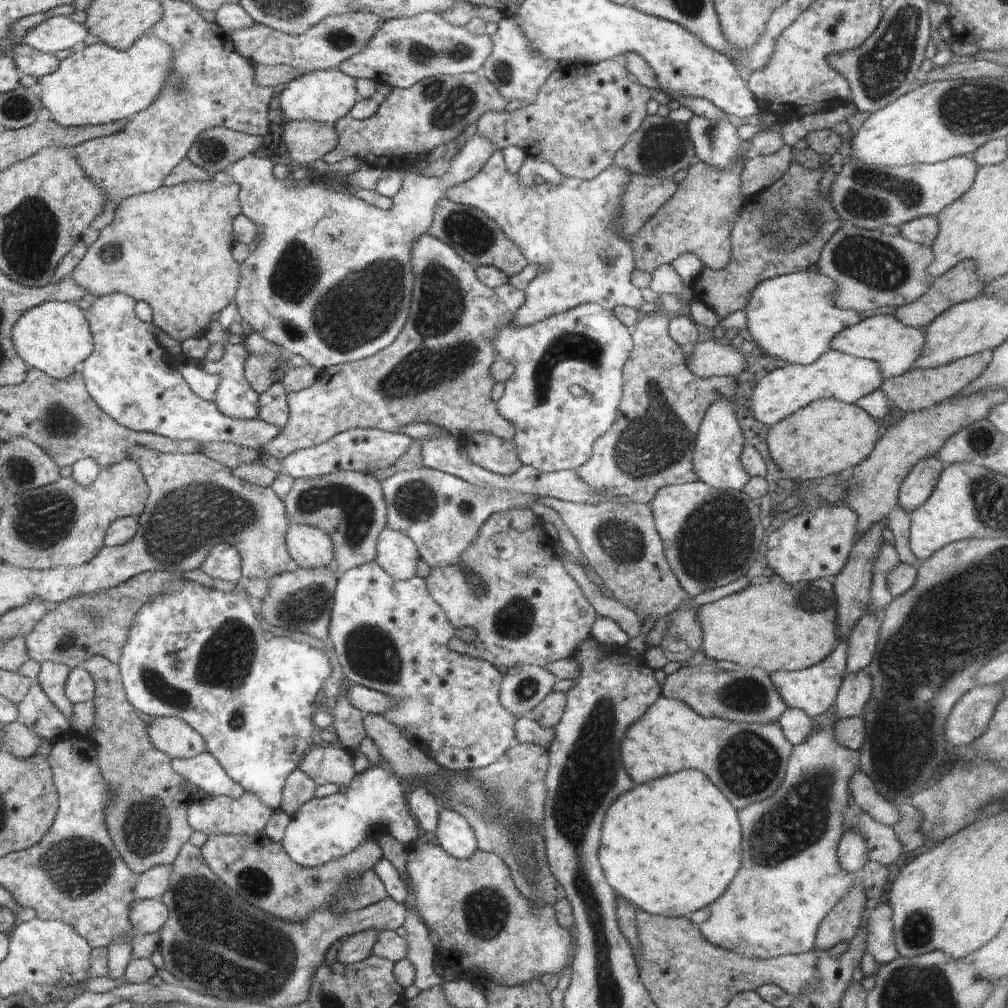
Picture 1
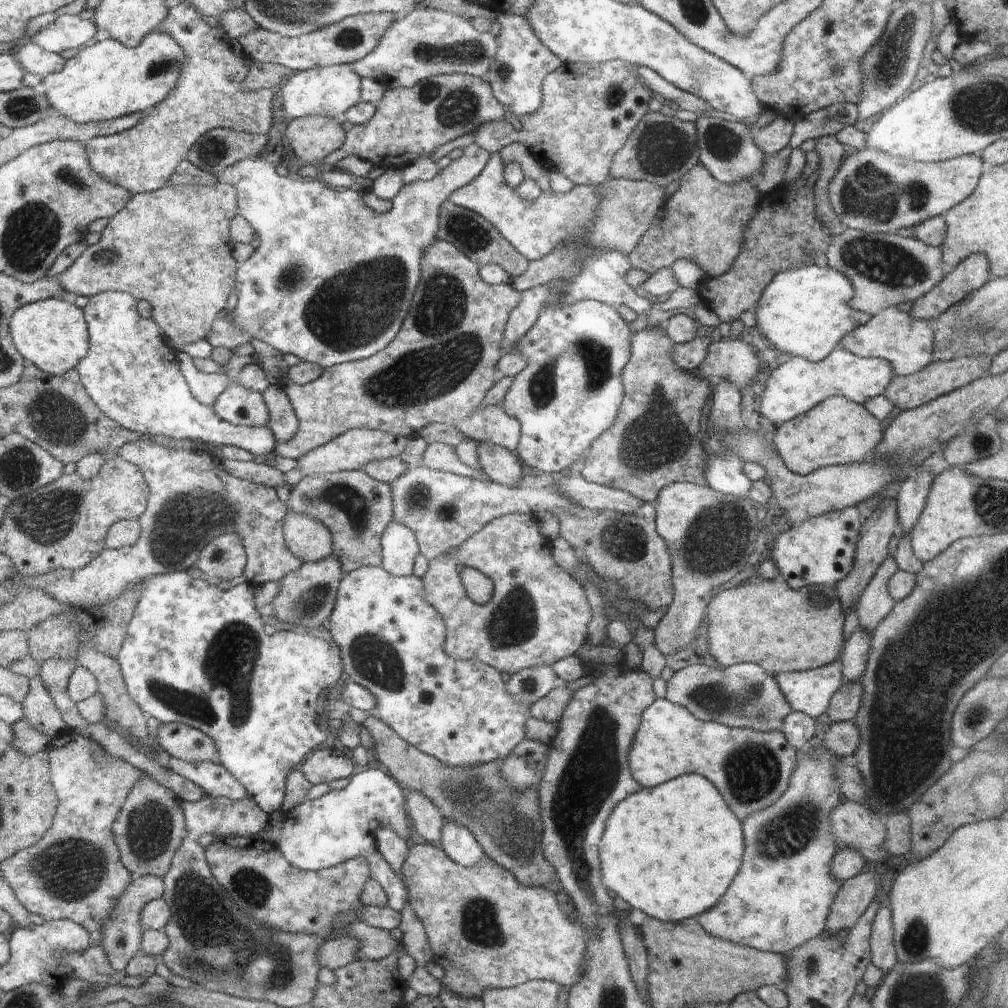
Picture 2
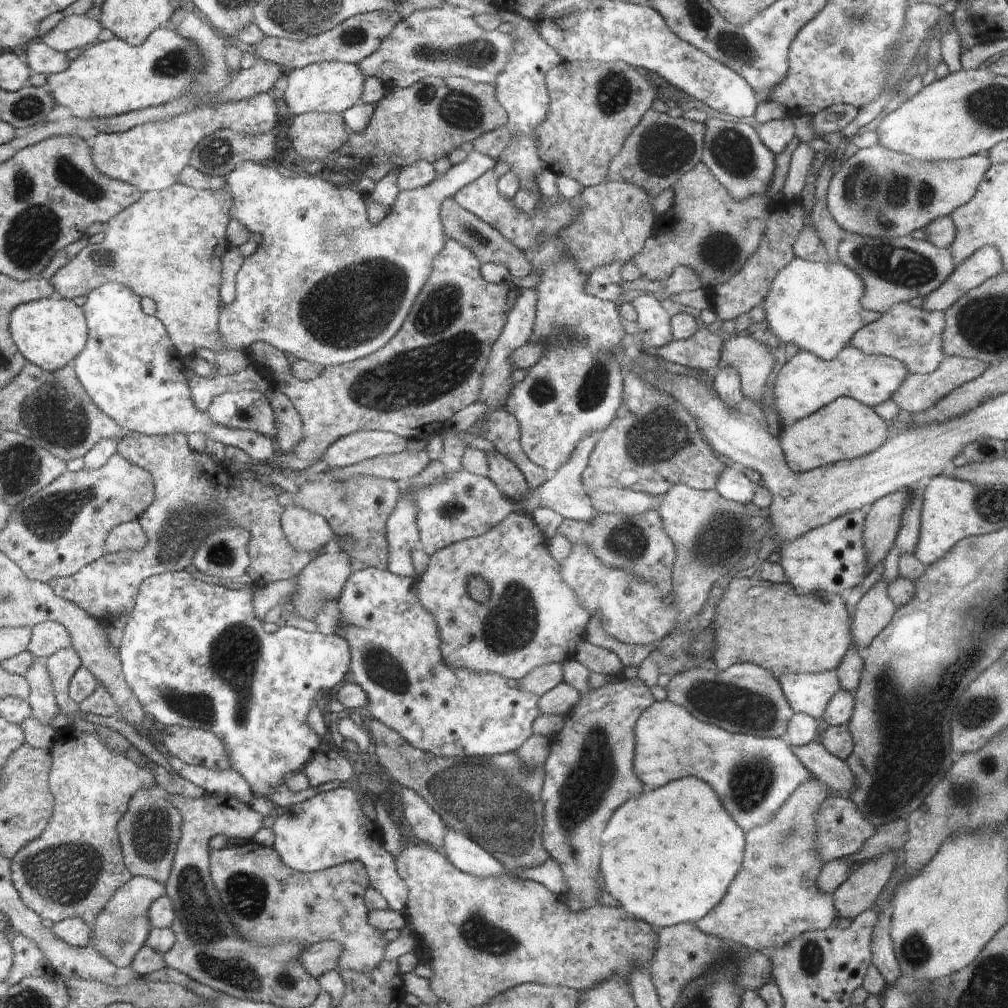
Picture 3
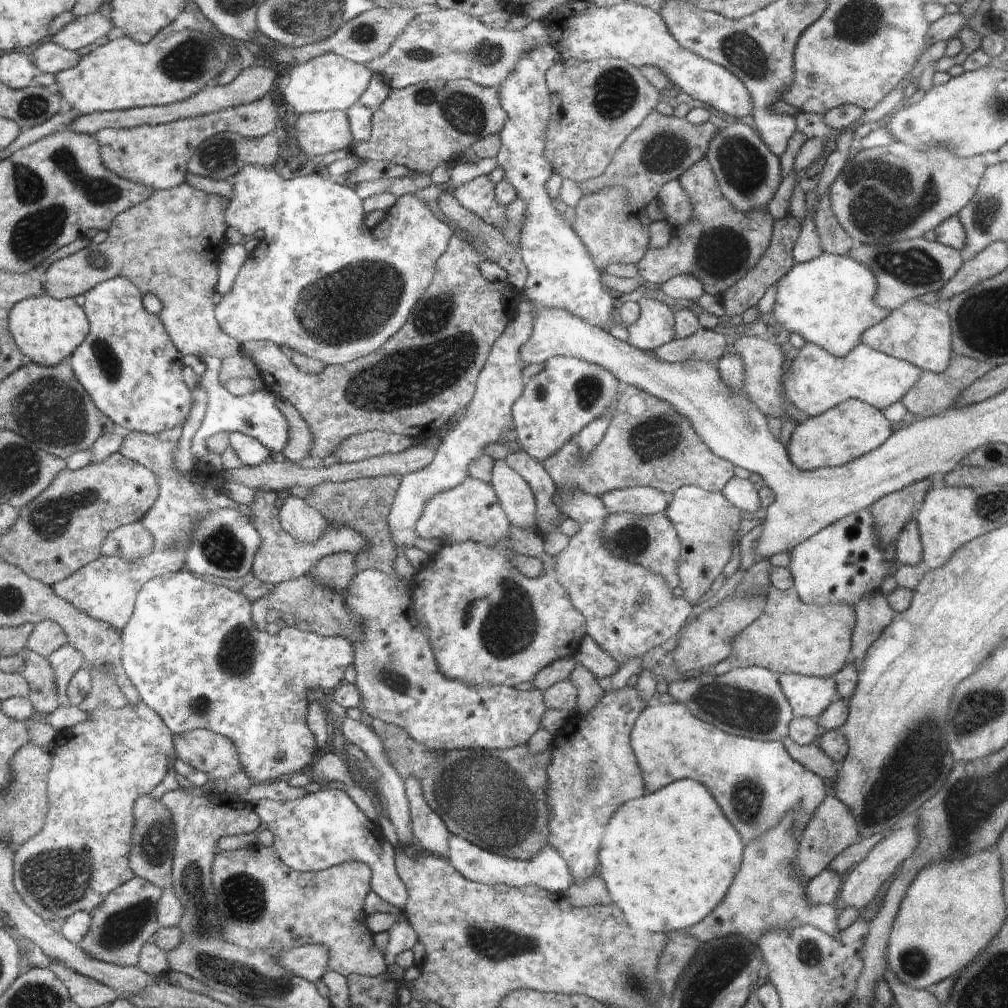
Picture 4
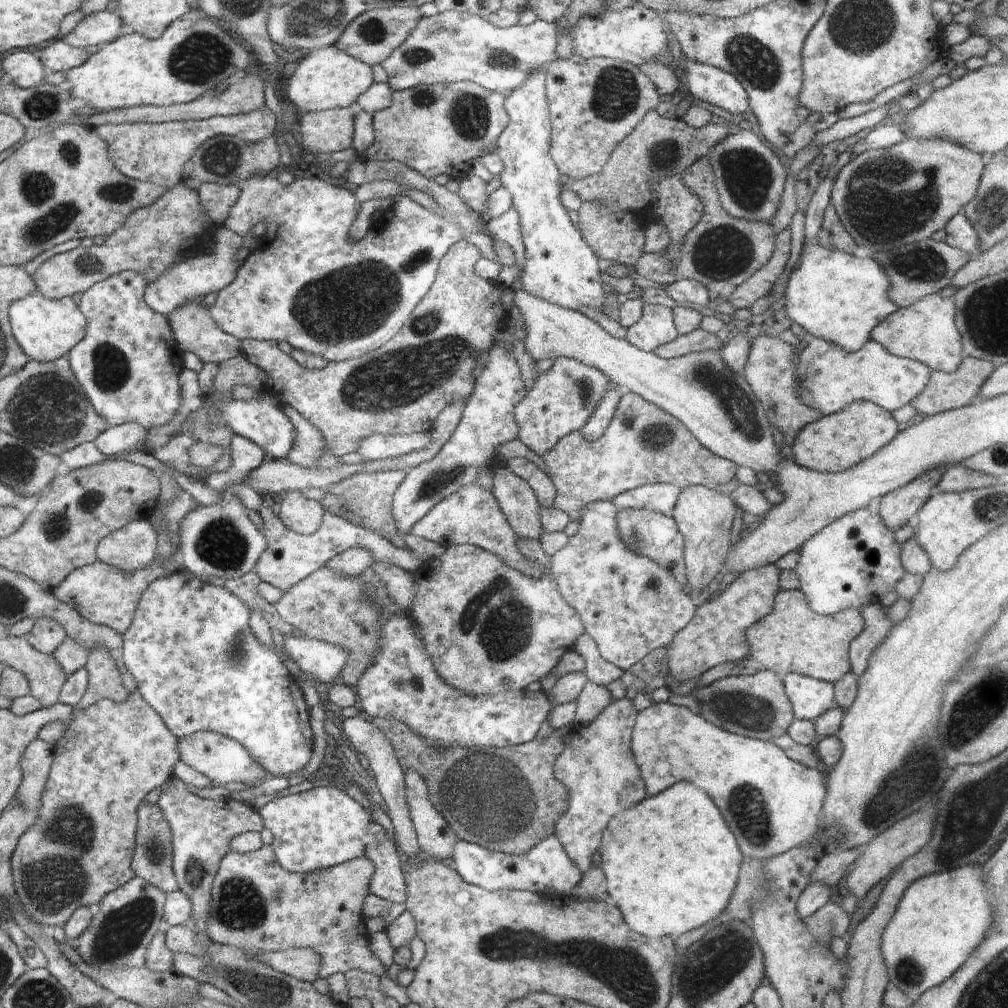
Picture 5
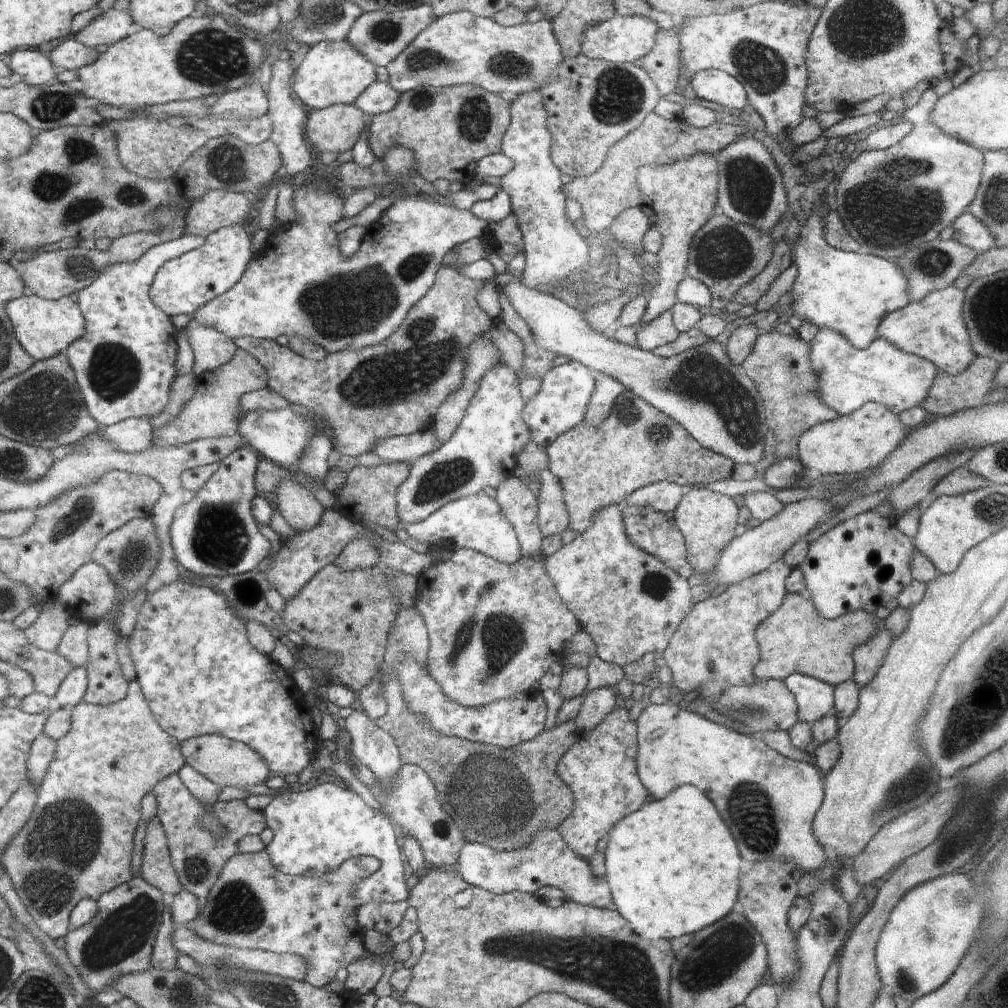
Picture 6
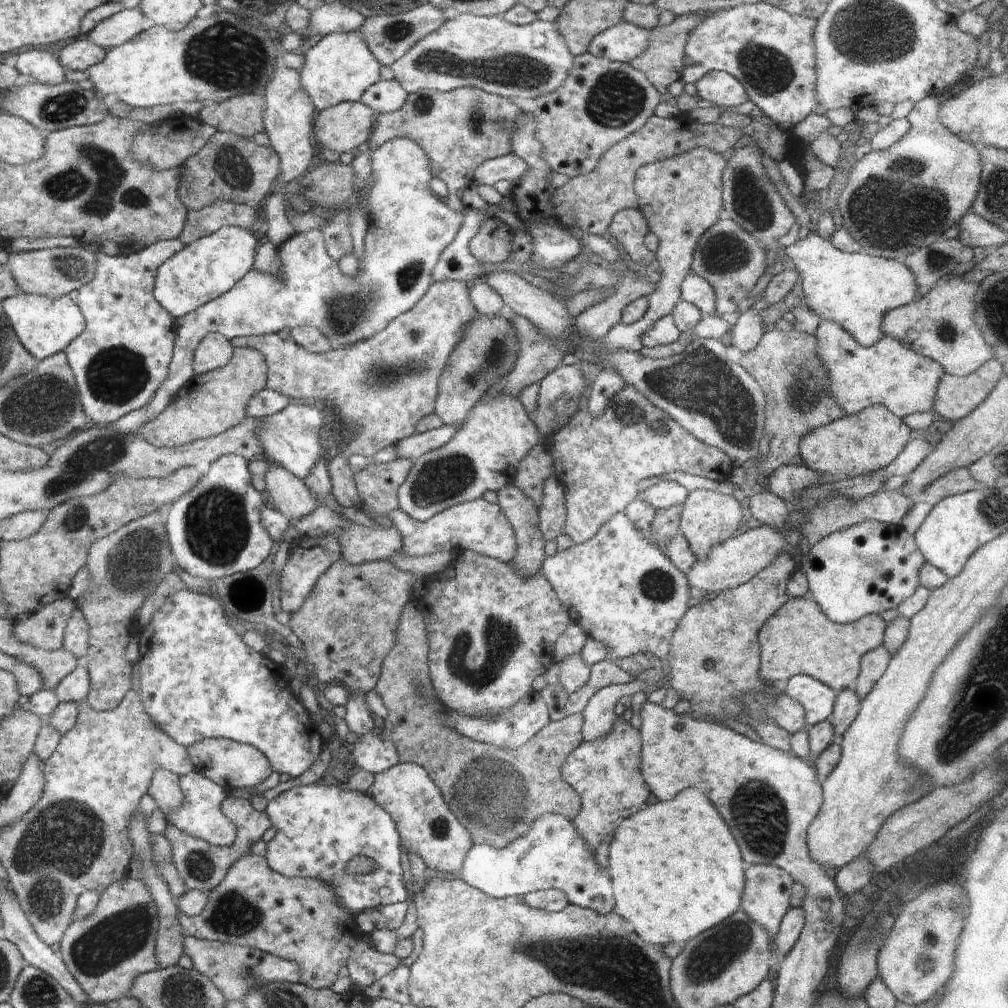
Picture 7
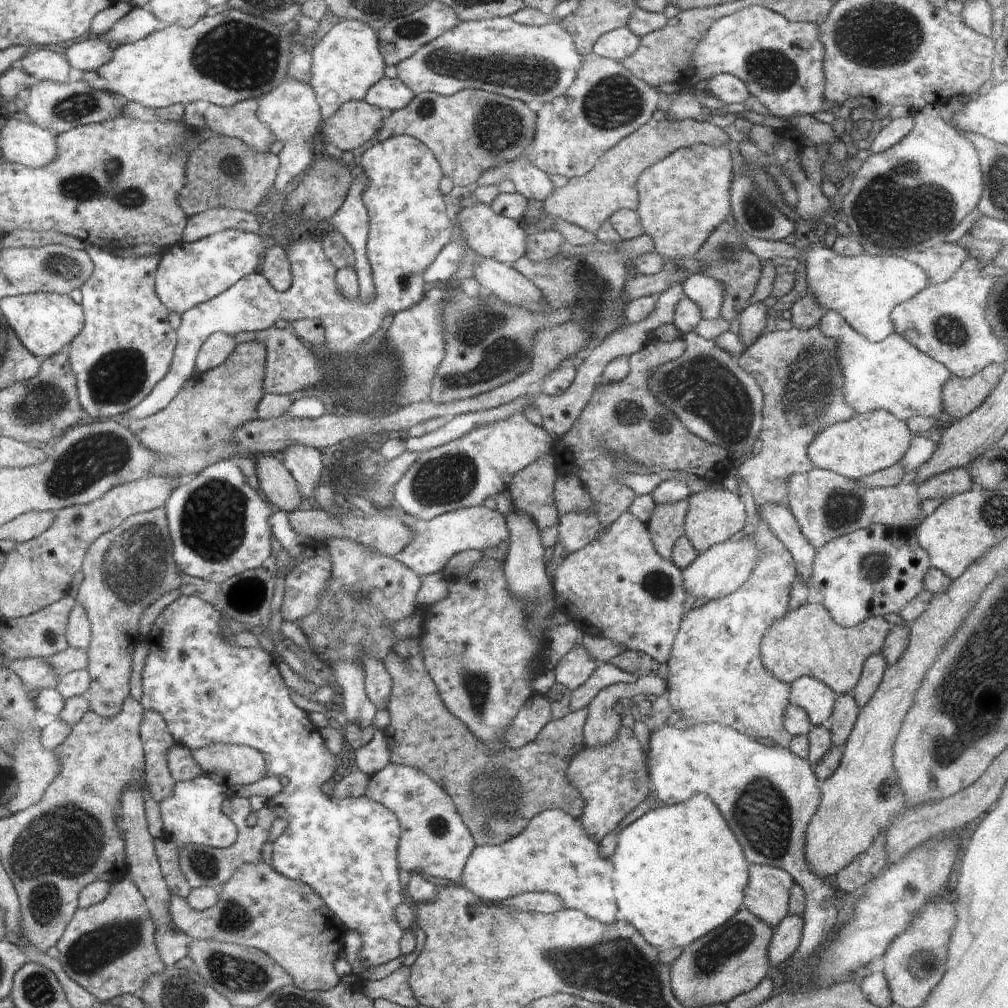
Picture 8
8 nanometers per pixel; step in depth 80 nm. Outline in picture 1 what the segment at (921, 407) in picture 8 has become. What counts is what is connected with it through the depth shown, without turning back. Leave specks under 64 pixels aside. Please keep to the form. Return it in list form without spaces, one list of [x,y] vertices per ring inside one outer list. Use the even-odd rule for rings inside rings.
[[[828,348],[812,364],[800,366],[786,363],[782,368],[772,368],[772,372],[756,383],[746,407],[758,422],[772,426],[816,399],[835,398],[854,405],[870,391],[876,390],[881,382],[877,362]]]

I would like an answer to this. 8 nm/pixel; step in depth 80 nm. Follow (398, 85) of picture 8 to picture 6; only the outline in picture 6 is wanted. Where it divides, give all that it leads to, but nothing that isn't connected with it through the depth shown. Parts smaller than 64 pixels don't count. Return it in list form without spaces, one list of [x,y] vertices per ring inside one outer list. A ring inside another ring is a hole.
[[[374,82],[364,94],[358,96],[356,105],[371,117],[378,113],[392,111],[400,102],[401,93],[390,83]]]

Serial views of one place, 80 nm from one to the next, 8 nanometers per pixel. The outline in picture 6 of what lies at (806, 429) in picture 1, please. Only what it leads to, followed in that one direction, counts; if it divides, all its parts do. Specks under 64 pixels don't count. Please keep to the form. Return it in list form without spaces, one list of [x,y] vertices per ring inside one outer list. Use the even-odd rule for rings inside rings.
[[[862,404],[848,416],[837,416],[805,430],[796,440],[796,457],[804,469],[844,476],[868,471],[880,464],[908,435],[900,417],[880,404]]]

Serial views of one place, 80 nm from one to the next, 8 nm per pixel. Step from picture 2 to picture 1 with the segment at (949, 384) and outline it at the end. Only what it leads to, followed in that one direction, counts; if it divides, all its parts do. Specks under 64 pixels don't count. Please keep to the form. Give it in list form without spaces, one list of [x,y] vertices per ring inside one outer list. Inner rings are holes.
[[[985,350],[967,357],[955,360],[947,365],[935,369],[912,369],[904,374],[884,379],[879,386],[882,392],[888,397],[892,406],[904,410],[904,412],[917,413],[928,410],[943,401],[950,401],[956,397],[966,386],[977,376],[980,376],[990,364],[993,351]]]

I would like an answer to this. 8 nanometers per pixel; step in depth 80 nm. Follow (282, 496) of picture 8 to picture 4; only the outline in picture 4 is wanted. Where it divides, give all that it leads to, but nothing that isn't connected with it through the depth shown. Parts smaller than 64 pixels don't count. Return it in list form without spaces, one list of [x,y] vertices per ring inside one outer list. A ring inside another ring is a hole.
[[[286,496],[281,508],[281,525],[299,543],[316,541],[327,528],[325,515],[303,498]]]

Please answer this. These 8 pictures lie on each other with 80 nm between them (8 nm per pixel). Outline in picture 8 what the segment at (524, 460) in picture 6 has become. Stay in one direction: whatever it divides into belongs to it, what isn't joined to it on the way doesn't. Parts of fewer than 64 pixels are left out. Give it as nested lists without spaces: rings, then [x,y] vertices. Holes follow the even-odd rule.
[[[546,453],[515,472],[509,484],[512,504],[528,513],[539,530],[558,523],[560,518],[553,495],[556,475],[555,459]]]

